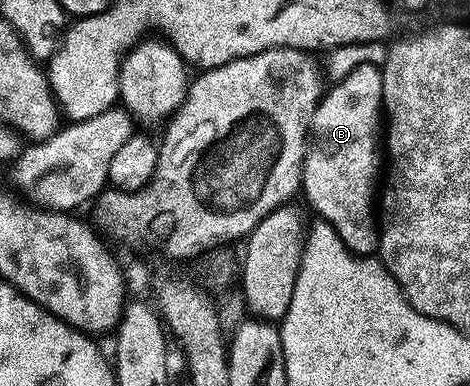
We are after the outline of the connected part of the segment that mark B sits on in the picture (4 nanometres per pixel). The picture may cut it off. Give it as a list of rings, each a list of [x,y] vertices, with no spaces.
[[[378,65],[356,68],[355,71],[349,72],[347,78],[334,83],[319,99],[319,106],[311,117],[307,155],[303,158],[302,197],[307,197],[308,204],[319,213],[316,215],[335,229],[343,245],[352,254],[360,256],[374,255],[379,244],[375,177],[378,174],[380,177],[381,174],[381,115],[383,113],[382,69]]]

